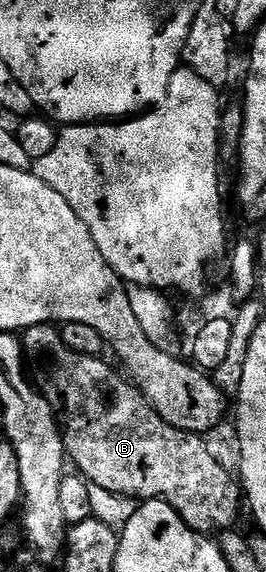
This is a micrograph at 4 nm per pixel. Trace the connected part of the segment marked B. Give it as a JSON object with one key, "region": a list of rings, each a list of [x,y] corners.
{"region":[[[53,324],[34,325],[20,337],[22,356],[28,362],[33,376],[42,381],[66,381],[62,401],[71,417],[64,421],[64,440],[67,458],[77,472],[90,484],[104,487],[116,495],[128,495],[142,501],[168,503],[184,519],[194,533],[217,535],[223,529],[234,529],[238,512],[244,509],[244,494],[239,482],[216,463],[214,450],[197,433],[185,433],[160,419],[160,415],[133,384],[118,385],[111,391],[111,401],[102,398],[102,388],[110,381],[110,369],[98,357],[85,357],[72,351],[64,343],[61,332]]]}

